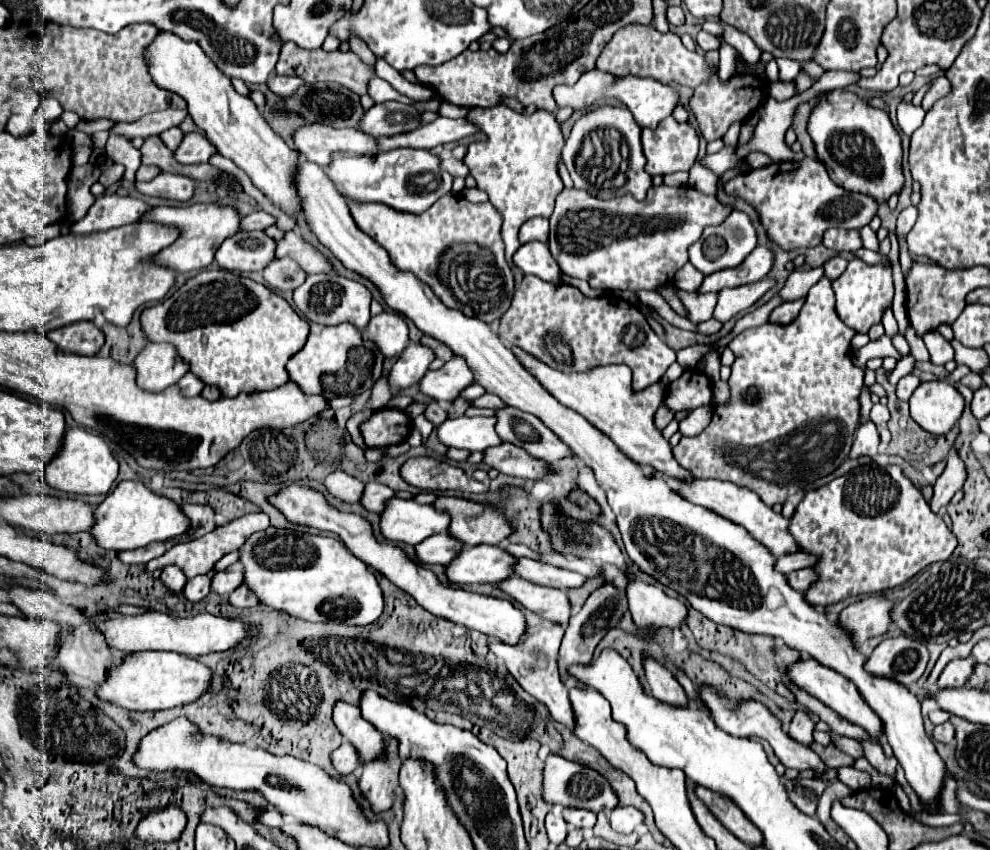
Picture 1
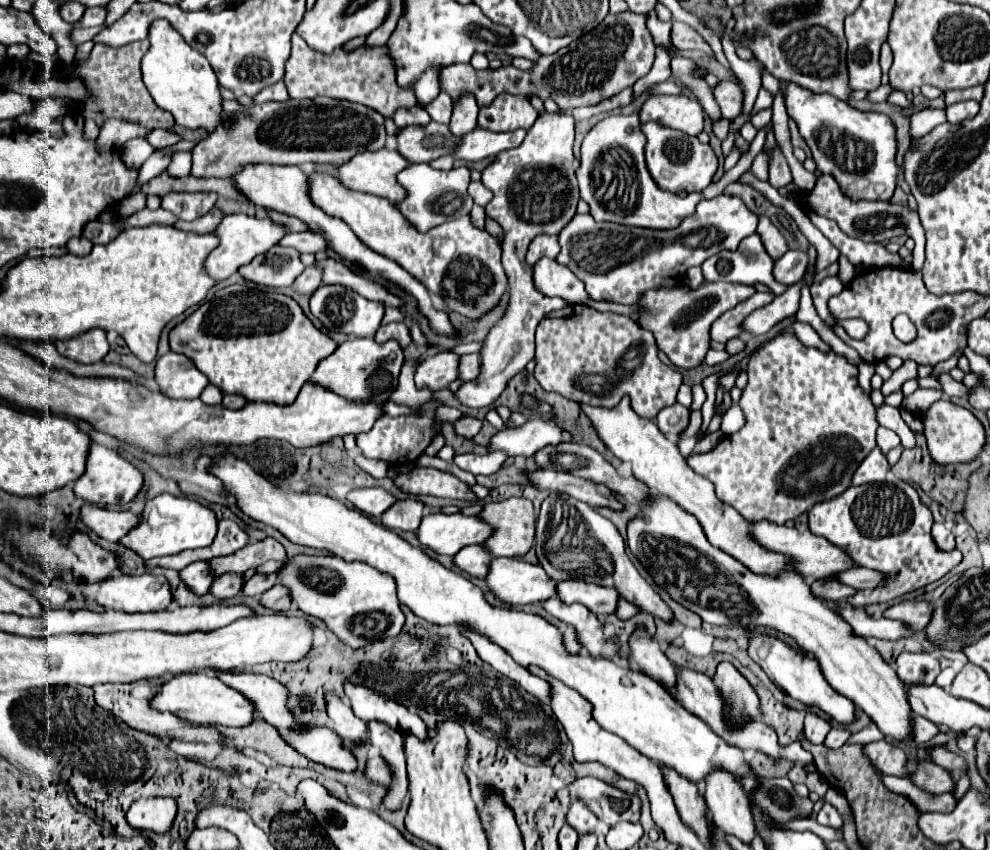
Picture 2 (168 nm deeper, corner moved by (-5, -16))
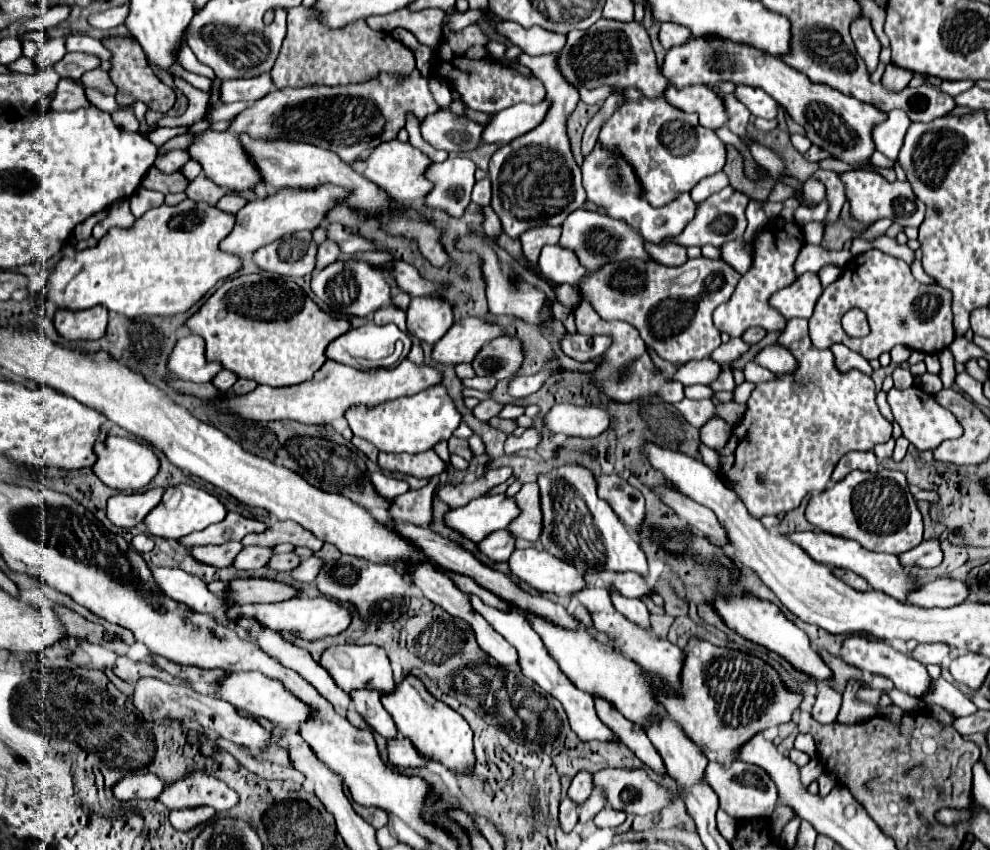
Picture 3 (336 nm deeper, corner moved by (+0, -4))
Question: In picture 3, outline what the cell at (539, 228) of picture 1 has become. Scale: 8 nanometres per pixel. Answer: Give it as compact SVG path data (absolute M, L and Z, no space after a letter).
M539 226L539 228L531 228L523 232L519 240L523 246L525 258L535 264L539 260L541 248L547 244L557 244L559 236L561 236L561 226Z

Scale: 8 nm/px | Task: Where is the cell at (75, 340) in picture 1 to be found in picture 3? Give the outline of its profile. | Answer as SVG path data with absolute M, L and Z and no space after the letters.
M95 306L81 312L67 312L59 308L55 312L55 328L67 340L97 340L107 328L107 308Z

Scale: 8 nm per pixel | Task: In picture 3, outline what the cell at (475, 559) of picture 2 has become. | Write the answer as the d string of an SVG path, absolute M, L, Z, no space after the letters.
M499 530L479 542L479 550L487 554L493 562L507 562L511 552L515 550L515 538L509 530Z

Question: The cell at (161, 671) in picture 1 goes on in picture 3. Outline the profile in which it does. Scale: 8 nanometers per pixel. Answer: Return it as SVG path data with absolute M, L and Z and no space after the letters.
M231 672L227 678L223 678L219 688L219 698L233 704L237 710L245 710L251 716L271 720L283 728L297 728L301 722L307 722L313 718L313 708L309 704L303 704L303 700L295 698L295 694L287 692L279 680L271 680L259 672Z

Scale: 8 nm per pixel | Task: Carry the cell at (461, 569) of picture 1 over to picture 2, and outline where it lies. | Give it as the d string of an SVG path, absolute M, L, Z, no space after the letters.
M494 558L486 574L486 584L498 600L512 606L542 602L554 596L556 586L544 568L528 564L522 558Z

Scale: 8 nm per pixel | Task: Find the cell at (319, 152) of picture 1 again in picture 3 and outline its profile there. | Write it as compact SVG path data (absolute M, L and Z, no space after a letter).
M391 140L377 146L365 160L363 176L385 190L395 202L419 202L431 192L431 182L425 178L425 170L431 166L431 158L425 156L421 150L413 148L409 142Z

